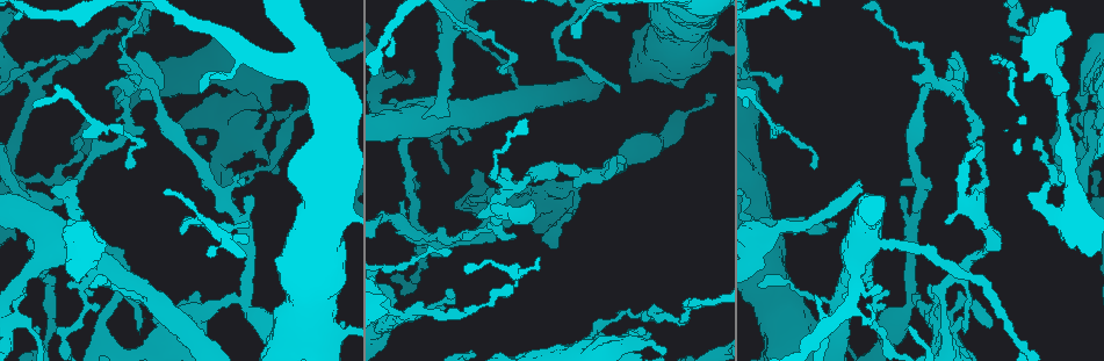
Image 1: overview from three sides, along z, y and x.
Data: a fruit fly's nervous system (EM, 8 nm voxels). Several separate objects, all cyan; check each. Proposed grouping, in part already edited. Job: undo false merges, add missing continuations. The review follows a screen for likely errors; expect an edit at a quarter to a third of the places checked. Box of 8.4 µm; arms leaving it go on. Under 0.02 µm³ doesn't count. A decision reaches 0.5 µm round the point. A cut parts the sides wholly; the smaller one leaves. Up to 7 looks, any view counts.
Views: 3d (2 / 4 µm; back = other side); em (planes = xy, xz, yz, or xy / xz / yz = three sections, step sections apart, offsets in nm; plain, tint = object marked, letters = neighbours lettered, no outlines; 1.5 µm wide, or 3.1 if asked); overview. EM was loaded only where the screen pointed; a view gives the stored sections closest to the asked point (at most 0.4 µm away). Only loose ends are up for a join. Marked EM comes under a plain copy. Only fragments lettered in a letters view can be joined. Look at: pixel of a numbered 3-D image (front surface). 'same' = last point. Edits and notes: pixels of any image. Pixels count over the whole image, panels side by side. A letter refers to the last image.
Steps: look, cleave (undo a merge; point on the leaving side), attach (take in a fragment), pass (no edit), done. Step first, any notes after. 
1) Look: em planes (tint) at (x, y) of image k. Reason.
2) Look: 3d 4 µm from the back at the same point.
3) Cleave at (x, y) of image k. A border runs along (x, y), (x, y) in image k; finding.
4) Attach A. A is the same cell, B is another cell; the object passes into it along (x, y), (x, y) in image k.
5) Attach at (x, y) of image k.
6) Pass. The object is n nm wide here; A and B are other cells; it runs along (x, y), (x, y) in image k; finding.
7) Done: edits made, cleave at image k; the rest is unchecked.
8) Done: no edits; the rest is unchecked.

Look: em planes (letters) at (406, 315) of image 1. A fork.

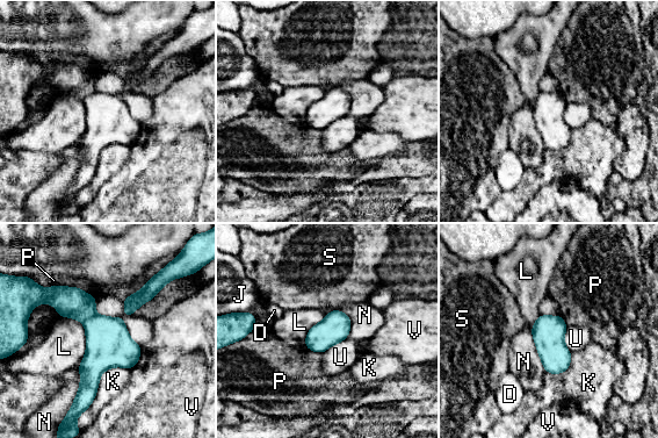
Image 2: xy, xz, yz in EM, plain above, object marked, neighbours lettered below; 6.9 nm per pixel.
Cleave at (73, 302) of image 2. D, J, K, L, N, P, S, U and V are other cells; a border runs along (95, 314), (82, 322) in image 2; a second neuron is stuck on.

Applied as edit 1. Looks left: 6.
Look: overview. See it whole again.

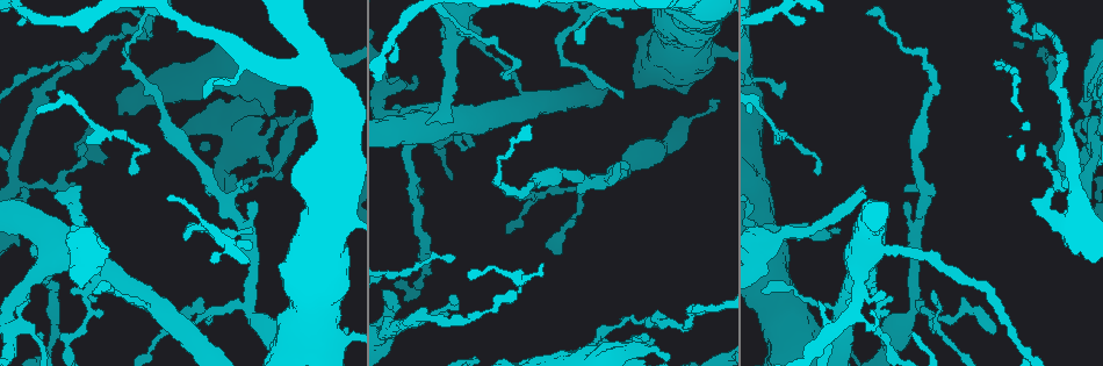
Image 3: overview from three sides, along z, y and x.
Look: em planes (tint) at (1048, 68) of image 3. Sharp bend.

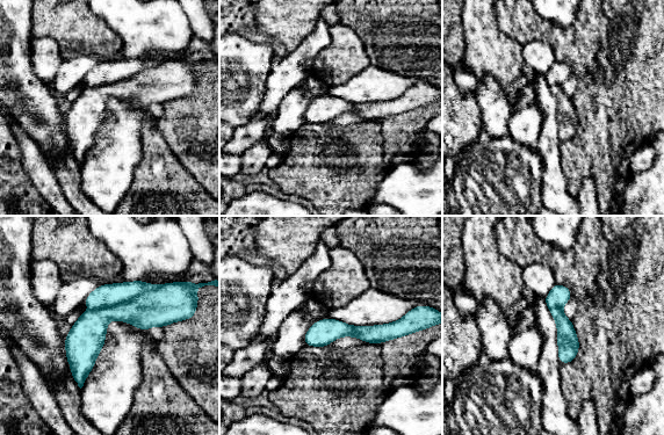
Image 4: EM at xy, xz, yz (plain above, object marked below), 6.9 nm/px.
Look: em planes (letters) at the same point.

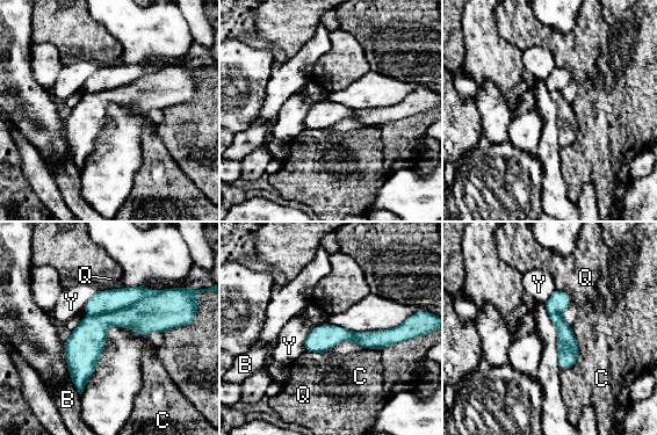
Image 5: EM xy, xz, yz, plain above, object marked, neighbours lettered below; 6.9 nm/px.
Pass. The longest contact is with C, 320 nm; B, C, Q and Y are other cells; it runs along (557, 292), (568, 365) in image 5; continuous, no second neuron.

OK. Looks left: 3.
Done: edits made, cleave at image 2; the rest is unchecked.

